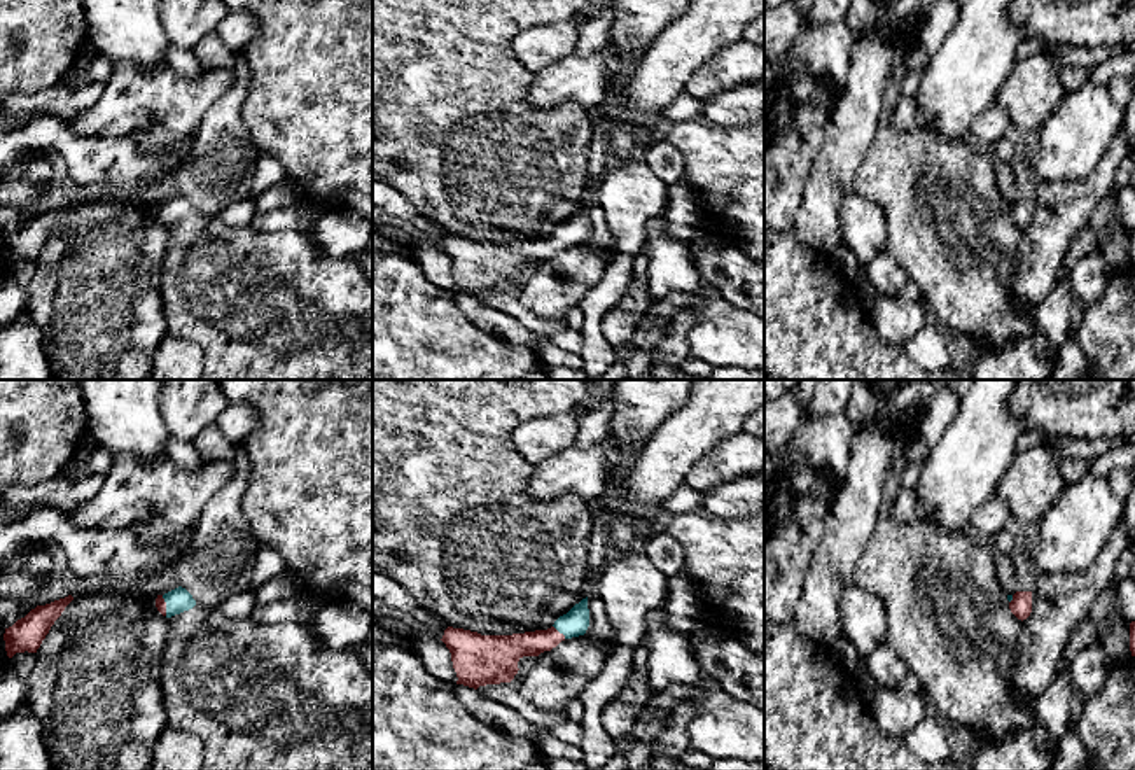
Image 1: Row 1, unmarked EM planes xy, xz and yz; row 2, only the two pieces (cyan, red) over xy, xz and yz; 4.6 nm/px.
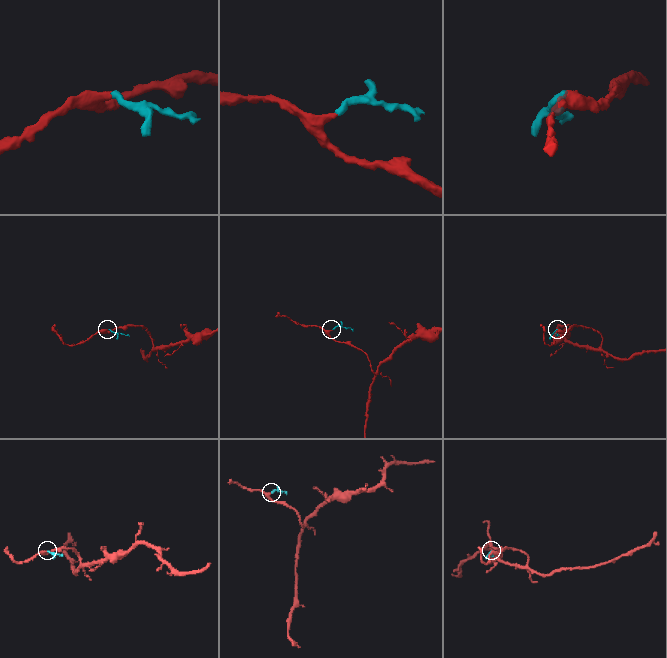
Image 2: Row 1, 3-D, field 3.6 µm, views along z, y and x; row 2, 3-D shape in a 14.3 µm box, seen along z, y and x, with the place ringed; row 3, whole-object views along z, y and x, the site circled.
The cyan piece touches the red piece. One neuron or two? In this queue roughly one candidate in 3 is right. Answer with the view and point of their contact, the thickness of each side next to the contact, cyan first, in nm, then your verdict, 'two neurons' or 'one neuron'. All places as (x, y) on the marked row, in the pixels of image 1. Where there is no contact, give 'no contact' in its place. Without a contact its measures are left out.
meets cyan in xz at (560, 632); 120 nm thick on the cyan side, 130 nm on the other; one neuron

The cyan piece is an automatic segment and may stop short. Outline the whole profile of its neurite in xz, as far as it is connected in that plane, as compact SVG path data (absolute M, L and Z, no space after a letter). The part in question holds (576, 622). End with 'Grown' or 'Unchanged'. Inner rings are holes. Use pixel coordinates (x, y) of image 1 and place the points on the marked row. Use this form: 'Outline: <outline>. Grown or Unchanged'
Outline: M588 597L560 616L547 630L512 635L481 635L448 626L442 642L451 653L456 684L477 690L486 684L511 682L523 656L539 656L561 640L584 635L589 626Z. Grown

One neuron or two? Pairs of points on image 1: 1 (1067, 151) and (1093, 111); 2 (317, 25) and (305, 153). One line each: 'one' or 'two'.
1: one
2: one

